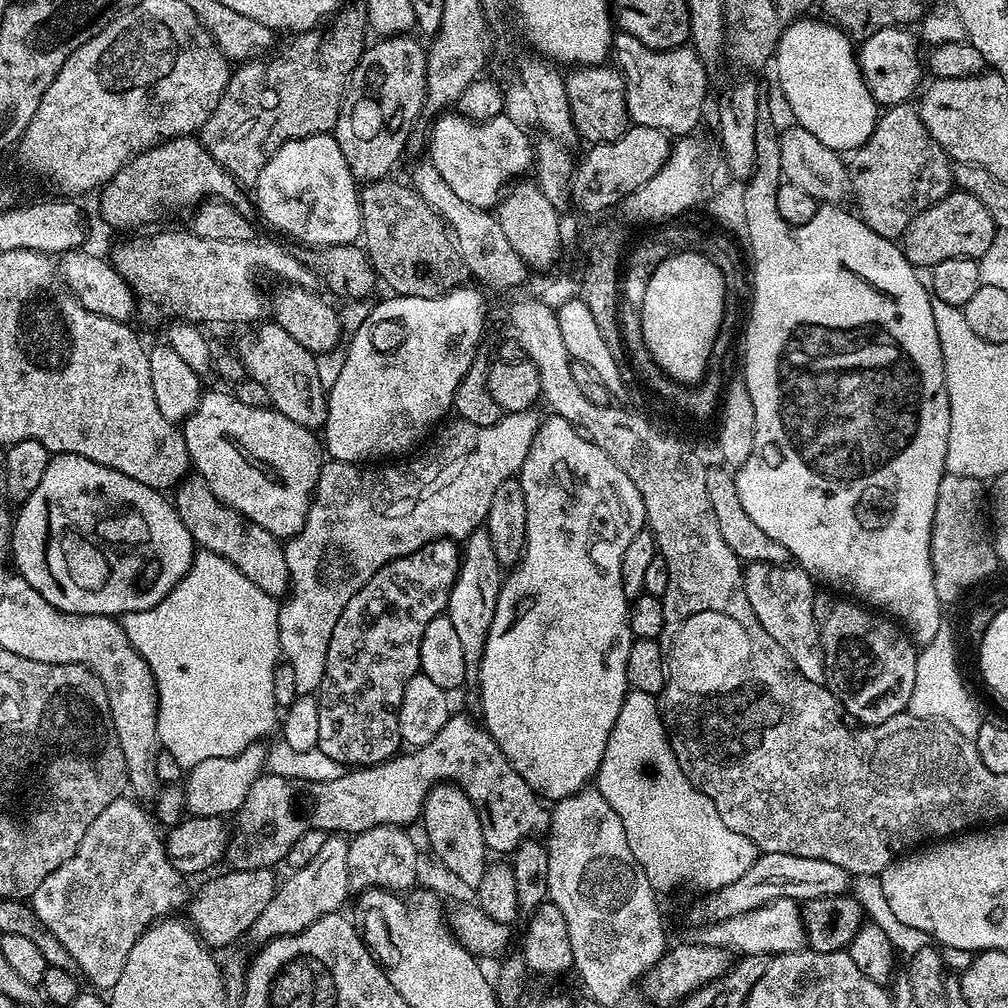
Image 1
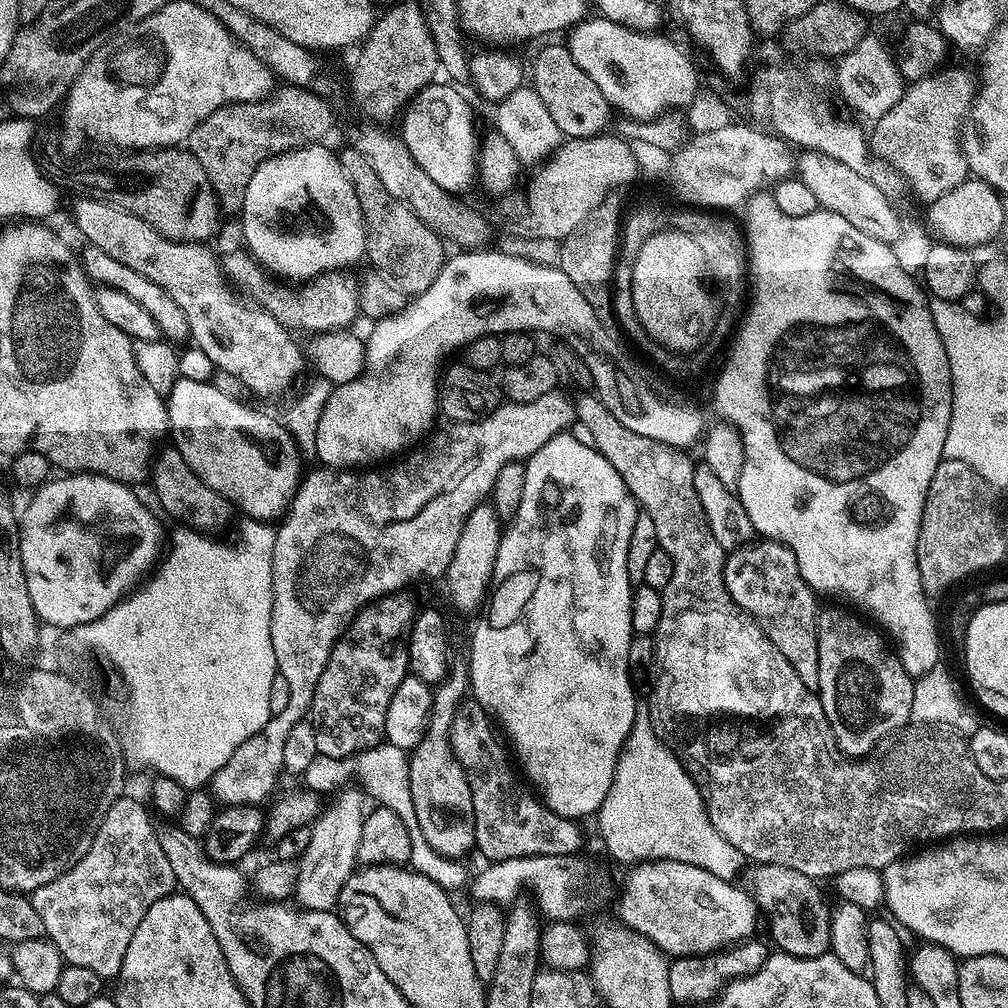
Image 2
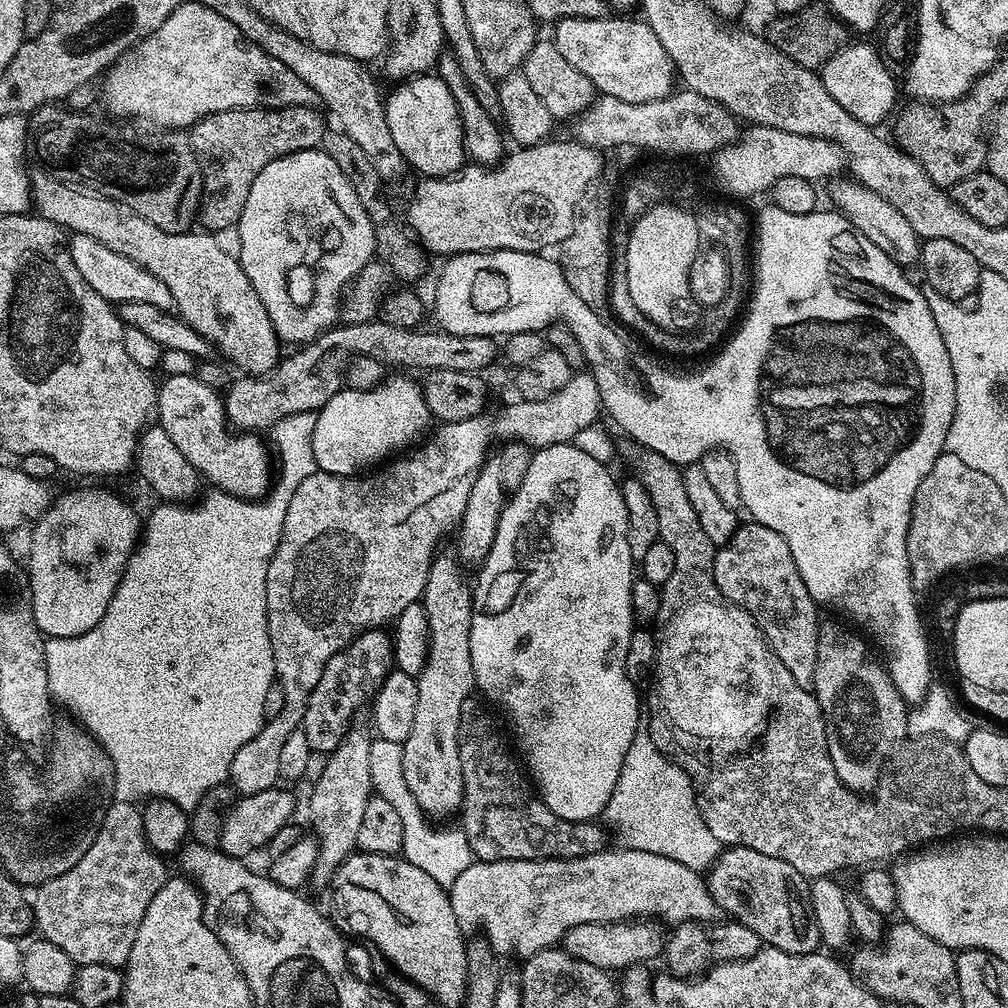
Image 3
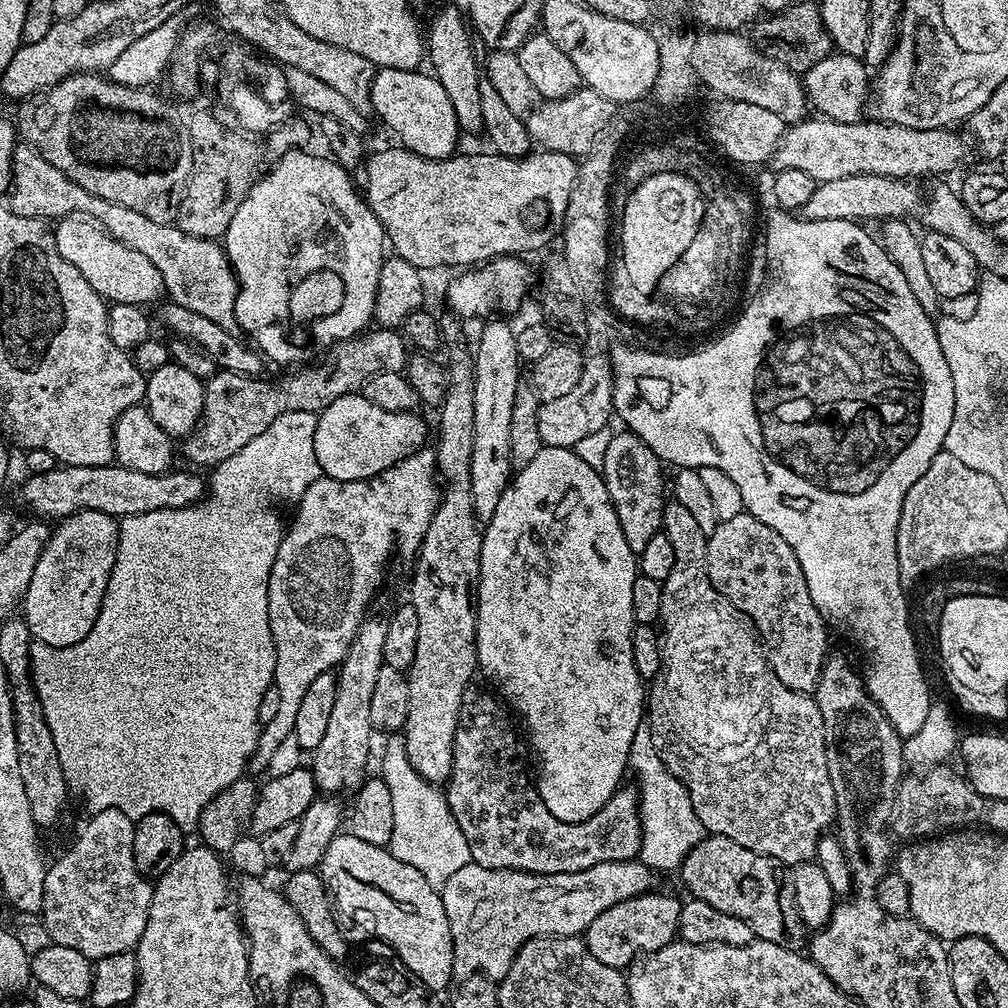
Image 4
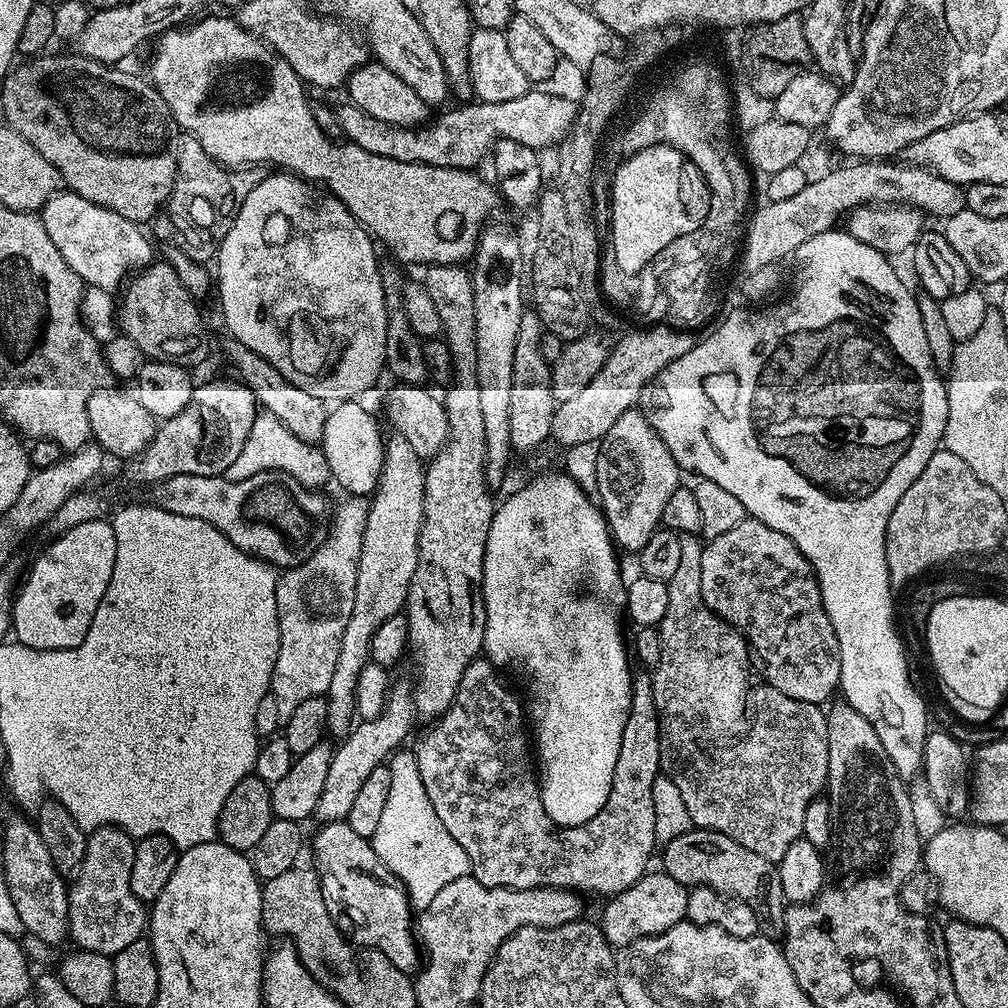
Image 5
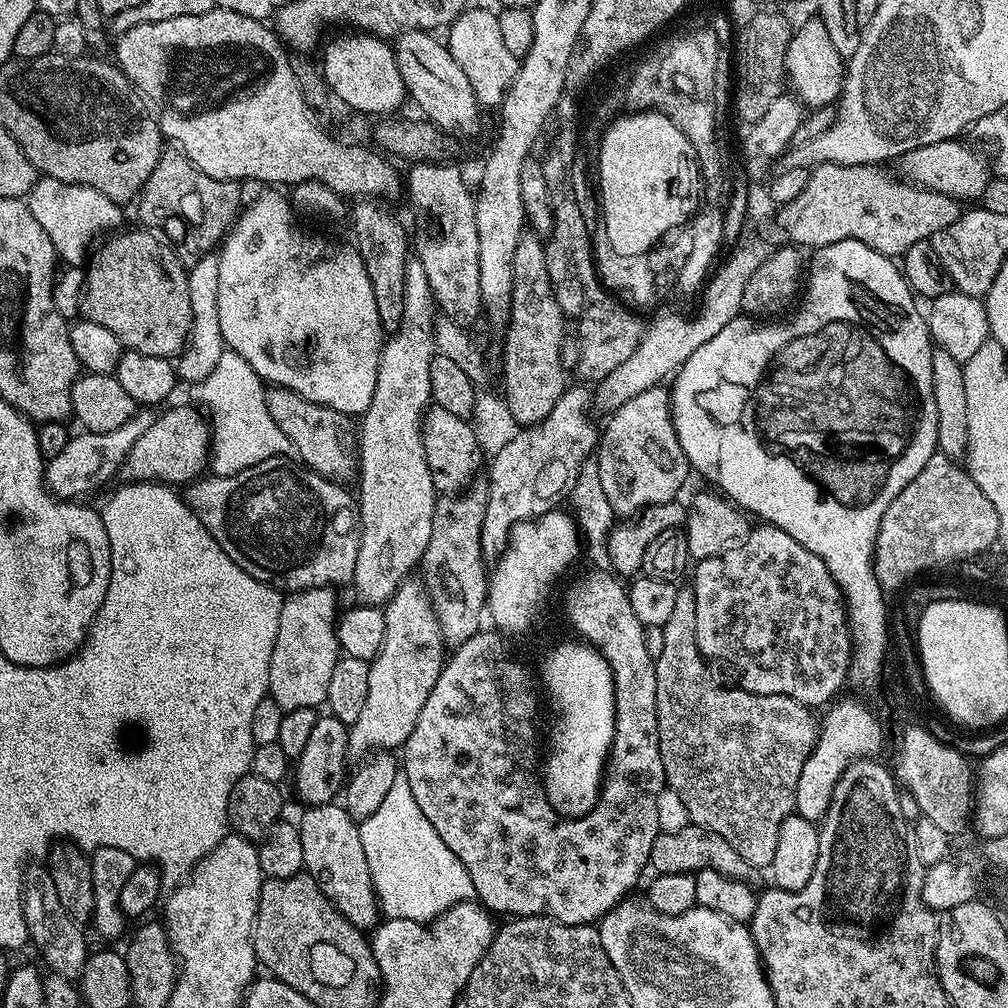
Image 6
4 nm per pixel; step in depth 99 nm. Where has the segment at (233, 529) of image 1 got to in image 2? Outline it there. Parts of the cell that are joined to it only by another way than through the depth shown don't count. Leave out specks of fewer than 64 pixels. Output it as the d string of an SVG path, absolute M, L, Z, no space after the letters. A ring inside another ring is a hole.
M168 446L168 449L161 451L155 457L150 473L150 484L156 487L156 500L160 503L159 511L169 516L180 526L195 528L197 532L205 534L220 534L220 531L232 520L234 513L233 504L222 494L218 494L182 458L182 454L175 446Z

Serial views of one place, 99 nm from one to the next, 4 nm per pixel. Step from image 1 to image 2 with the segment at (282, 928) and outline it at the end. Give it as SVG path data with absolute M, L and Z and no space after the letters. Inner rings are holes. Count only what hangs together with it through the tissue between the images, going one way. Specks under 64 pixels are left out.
M352 790L341 791L335 797L337 800L329 808L327 805L310 825L312 829L310 846L306 846L303 857L299 861L294 893L295 903L301 909L310 912L333 911L339 905L342 886L346 886L353 872L357 871L358 841L362 839L366 796L359 790L348 791Z

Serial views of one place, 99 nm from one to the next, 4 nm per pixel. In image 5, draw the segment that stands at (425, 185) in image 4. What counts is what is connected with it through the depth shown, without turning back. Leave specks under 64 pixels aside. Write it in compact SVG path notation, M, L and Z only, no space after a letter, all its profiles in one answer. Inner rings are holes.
M231 15L228 16L208 16L205 20L197 19L195 22L185 23L168 29L155 41L156 53L152 56L152 76L150 83L152 87L162 94L166 106L170 110L173 121L177 125L184 127L183 131L187 135L193 136L198 142L202 142L202 150L210 154L219 164L225 166L257 166L256 164L276 164L277 169L299 176L302 180L309 182L319 182L331 195L338 197L342 203L354 214L356 221L365 228L377 241L384 240L384 244L390 251L396 252L395 259L401 265L420 264L419 266L431 266L434 264L459 264L467 261L475 253L476 245L480 238L480 233L484 231L489 223L488 215L492 212L492 207L498 201L498 192L491 183L487 184L480 176L475 176L475 171L467 168L443 168L442 166L430 166L429 164L415 164L414 162L398 162L394 158L384 158L382 154L370 154L370 150L362 150L362 146L351 142L337 142L322 134L318 122L314 122L312 104L304 97L306 85L298 74L279 56L275 50L268 47L260 37L247 32Z

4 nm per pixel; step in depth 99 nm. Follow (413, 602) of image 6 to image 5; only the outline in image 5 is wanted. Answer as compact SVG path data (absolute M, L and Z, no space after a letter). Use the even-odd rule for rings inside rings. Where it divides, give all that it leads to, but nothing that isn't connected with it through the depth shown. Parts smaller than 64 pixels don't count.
M393 683L378 718L360 720L348 735L337 743L340 745L335 745L330 771L326 773L326 786L322 790L322 798L318 798L315 815L317 821L326 824L333 824L336 820L347 821L354 797L358 795L358 789L365 784L370 770L381 767L392 753L403 745L400 743L411 734L412 720L416 719L416 708L412 705L412 688L409 685Z

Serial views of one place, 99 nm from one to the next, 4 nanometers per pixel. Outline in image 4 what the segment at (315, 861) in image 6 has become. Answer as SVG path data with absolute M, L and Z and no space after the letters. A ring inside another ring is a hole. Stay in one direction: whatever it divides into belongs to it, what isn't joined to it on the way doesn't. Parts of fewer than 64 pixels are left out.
M338 834L333 838L330 846L326 846L318 871L330 889L330 904L341 933L352 931L356 940L376 935L396 951L397 958L401 960L399 963L429 990L440 990L436 988L453 983L452 935L437 885L414 870L414 866L394 858L387 847L370 846L370 842L362 842L362 838L354 838L351 834Z

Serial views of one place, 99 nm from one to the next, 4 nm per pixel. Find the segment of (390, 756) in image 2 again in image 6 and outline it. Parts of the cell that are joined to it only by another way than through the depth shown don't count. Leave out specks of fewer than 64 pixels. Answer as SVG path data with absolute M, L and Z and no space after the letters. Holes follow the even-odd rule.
M403 774L396 775L394 783L390 785L390 790L386 794L386 799L380 803L378 810L374 810L370 818L359 821L358 827L362 838L362 850L370 866L372 887L376 890L378 908L385 917L431 922L442 915L447 908L471 901L475 897L474 882L470 882L470 874L466 874L466 866L462 866L454 850L450 850L446 842L438 838L438 830L430 826L430 818L426 818L426 814L422 814L422 810L418 807L418 802L414 802L410 782Z

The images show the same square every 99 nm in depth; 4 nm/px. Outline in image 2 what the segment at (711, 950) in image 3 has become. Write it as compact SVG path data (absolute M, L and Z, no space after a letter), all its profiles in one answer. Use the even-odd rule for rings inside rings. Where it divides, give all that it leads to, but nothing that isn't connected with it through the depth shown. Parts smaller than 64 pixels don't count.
M749 938L740 943L720 949L718 952L708 952L704 956L677 956L669 963L670 994L673 1005L704 1004L711 1005L712 1001L728 987L734 980L743 980L744 977L762 970L768 961L770 948L767 943Z

